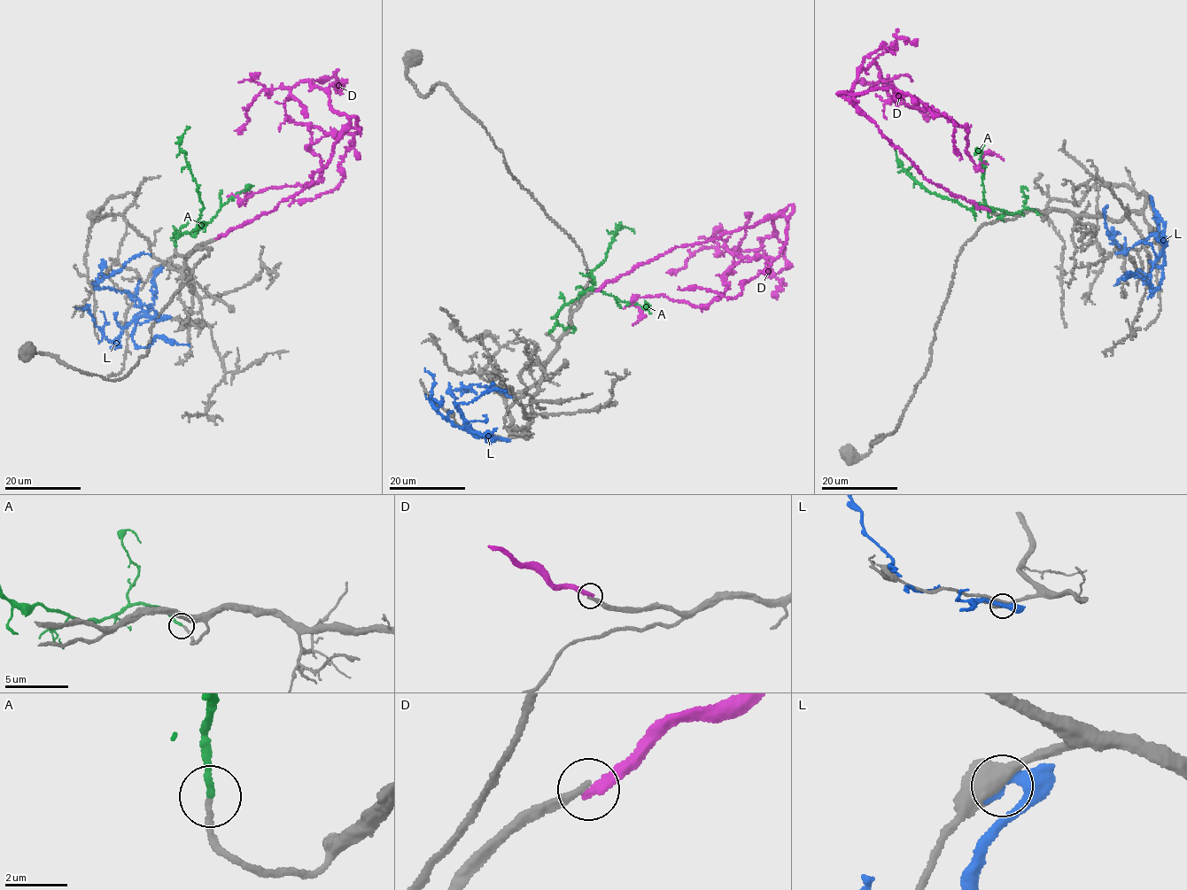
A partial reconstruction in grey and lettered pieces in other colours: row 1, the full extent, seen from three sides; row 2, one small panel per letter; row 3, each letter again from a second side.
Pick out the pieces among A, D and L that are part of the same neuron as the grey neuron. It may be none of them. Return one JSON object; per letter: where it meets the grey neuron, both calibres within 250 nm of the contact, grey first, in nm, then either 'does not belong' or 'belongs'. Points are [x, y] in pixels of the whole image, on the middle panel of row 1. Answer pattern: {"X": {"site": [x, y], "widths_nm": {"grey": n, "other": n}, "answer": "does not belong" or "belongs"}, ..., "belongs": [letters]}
{"A": {"site": [549, 333], "widths_nm": {"grey": 180, "other": 200}, "answer": "belongs"}, "D": {"site": [596, 290], "widths_nm": {"grey": 240, "other": 360}, "answer": "does not belong"}, "L": {"site": [503, 439], "widths_nm": {"grey": 550, "other": 320}, "answer": "does not belong"}, "belongs": ["A"]}

